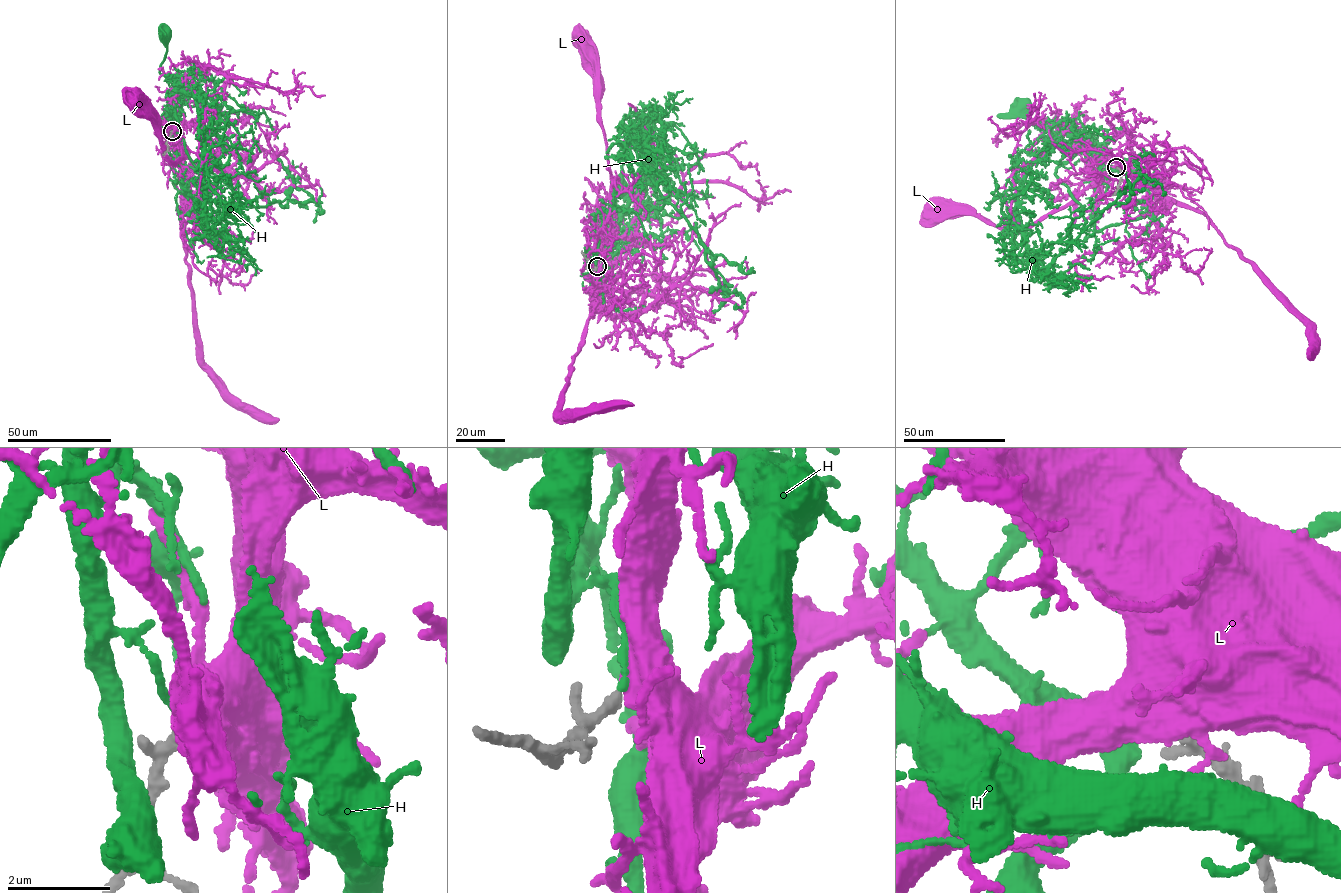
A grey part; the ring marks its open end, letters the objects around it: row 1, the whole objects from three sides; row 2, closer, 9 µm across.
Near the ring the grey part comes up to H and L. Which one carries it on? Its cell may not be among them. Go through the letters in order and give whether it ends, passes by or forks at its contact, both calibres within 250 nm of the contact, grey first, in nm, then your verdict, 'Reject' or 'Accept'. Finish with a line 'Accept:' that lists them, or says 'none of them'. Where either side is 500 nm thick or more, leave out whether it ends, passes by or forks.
H: It ends there. Thickness 180 nm (grey) against 100 nm. Reject
L: Thickness 180 nm (grey) against 850 nm. Accept
Accept: L

